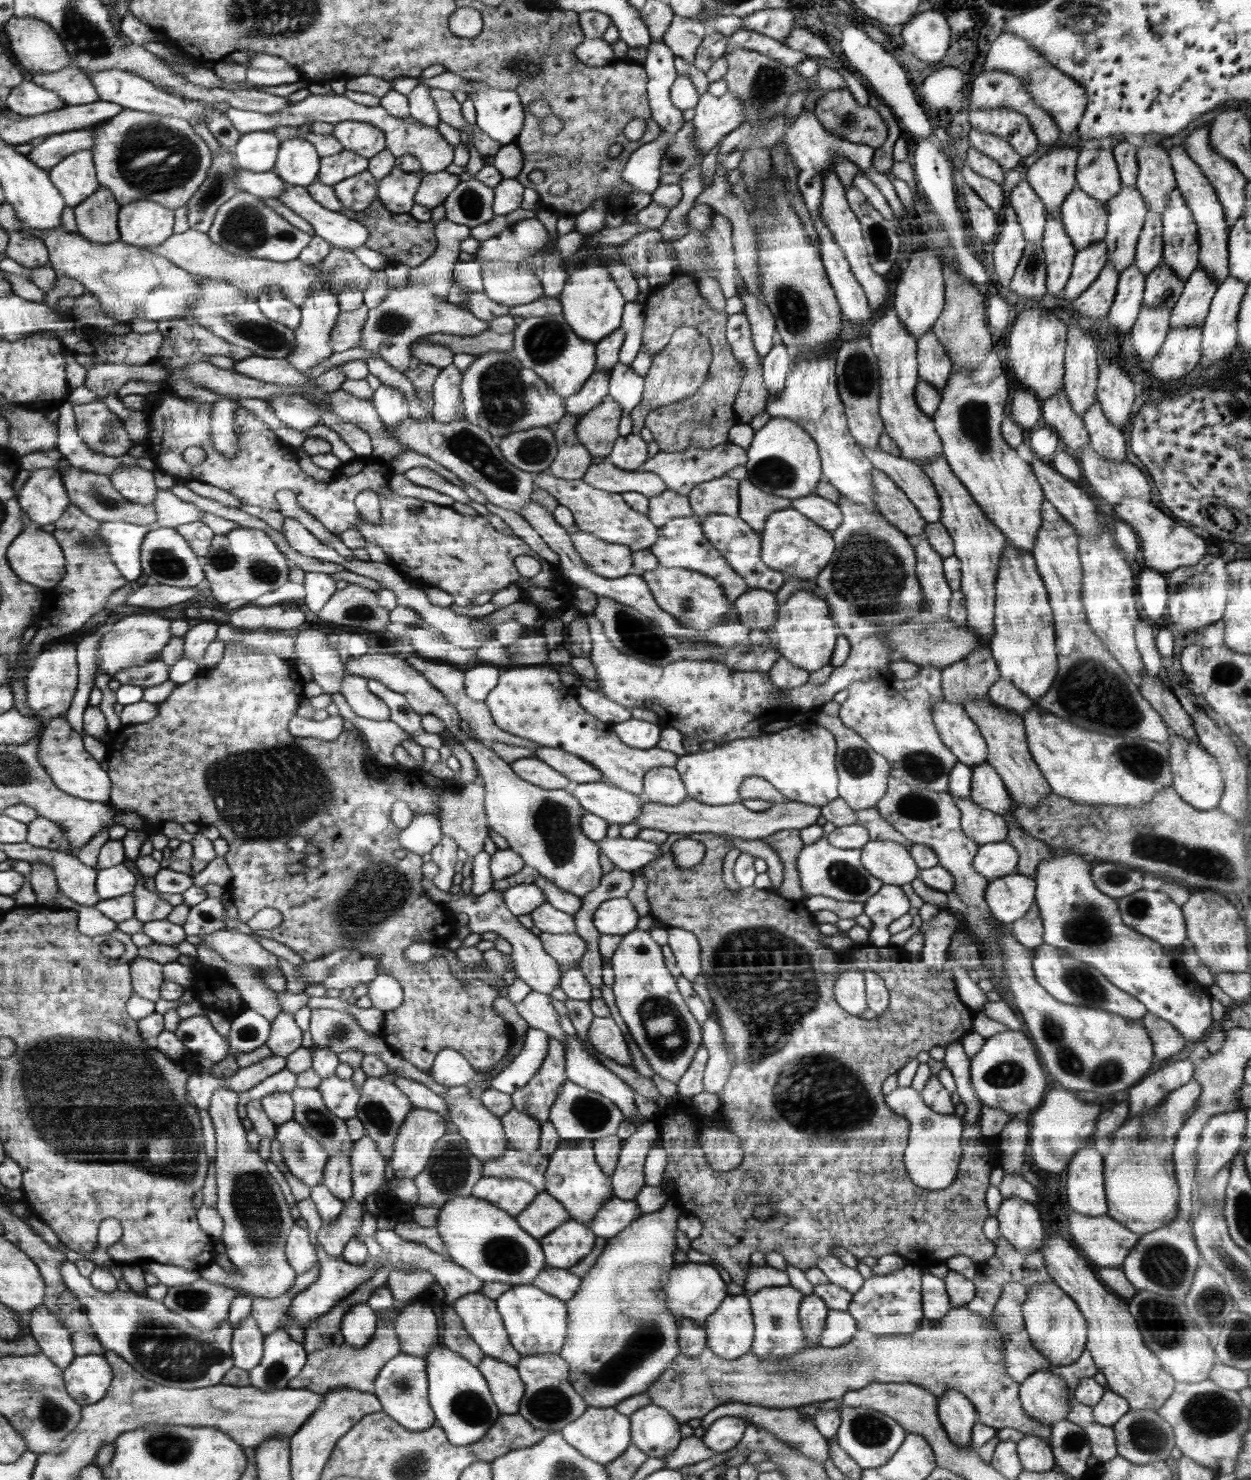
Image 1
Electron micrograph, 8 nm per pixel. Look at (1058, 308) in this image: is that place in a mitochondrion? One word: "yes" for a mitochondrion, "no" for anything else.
no

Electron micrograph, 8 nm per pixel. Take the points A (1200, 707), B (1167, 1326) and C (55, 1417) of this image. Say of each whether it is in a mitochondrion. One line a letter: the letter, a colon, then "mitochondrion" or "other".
A: other
B: mitochondrion
C: mitochondrion

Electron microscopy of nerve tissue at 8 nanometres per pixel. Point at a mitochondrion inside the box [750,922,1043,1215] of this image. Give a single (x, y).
(838, 1097)

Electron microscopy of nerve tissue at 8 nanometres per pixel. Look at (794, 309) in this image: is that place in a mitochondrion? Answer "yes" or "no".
yes

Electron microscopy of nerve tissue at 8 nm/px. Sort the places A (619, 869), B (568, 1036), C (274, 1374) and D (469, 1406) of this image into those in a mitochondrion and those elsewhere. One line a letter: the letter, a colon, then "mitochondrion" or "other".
A: other
B: other
C: mitochondrion
D: mitochondrion

